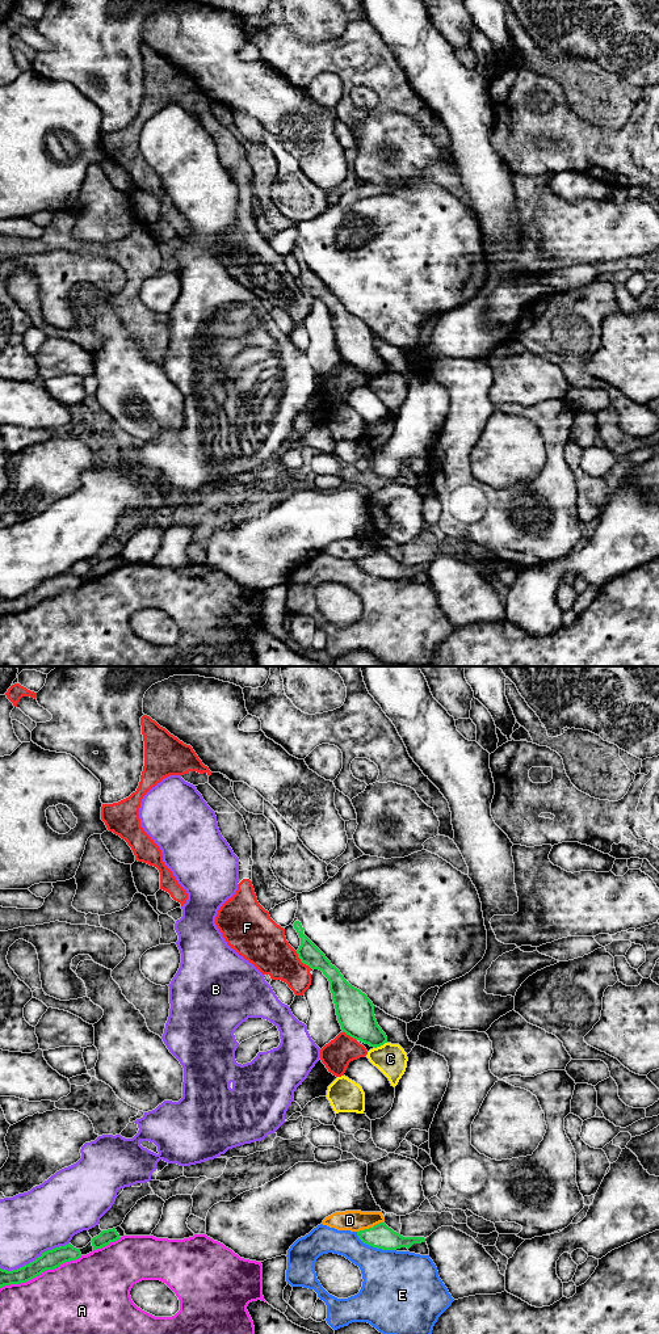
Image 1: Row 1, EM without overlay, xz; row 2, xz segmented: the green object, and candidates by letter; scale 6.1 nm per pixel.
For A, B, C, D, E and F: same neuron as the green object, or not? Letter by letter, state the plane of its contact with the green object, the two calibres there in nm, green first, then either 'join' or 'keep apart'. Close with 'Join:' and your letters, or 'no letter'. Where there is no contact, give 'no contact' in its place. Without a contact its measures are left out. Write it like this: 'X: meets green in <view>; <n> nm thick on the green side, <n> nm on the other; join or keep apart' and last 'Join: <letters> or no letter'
A: meets green in xz; 120 nm thick on the green side, 480 nm on the other; keep apart
B: meets green in xz; 120 nm thick on the green side, 380 nm on the other; keep apart
C: meets green in xz; 220 nm thick on the green side, 190 nm on the other; keep apart
D: meets green in xz; 150 nm thick on the green side, 130 nm on the other; keep apart
E: meets green in xz; 150 nm thick on the green side, 380 nm on the other; keep apart
F: meets green in xz; 130 nm thick on the green side, 260 nm on the other; keep apart
Join: no letter

